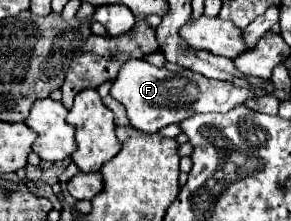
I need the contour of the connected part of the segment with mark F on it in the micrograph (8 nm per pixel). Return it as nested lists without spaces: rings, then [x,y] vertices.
[[[131,59],[129,63],[125,63],[125,67],[121,67],[117,79],[113,81],[111,97],[127,109],[127,119],[131,127],[143,133],[157,133],[171,123],[181,123],[193,117],[195,113],[227,113],[239,105],[245,105],[247,99],[273,93],[273,89],[273,83],[269,83],[265,89],[259,85],[237,87],[231,81],[209,79],[195,71],[181,71],[179,75],[169,69],[159,69],[143,59]]]

